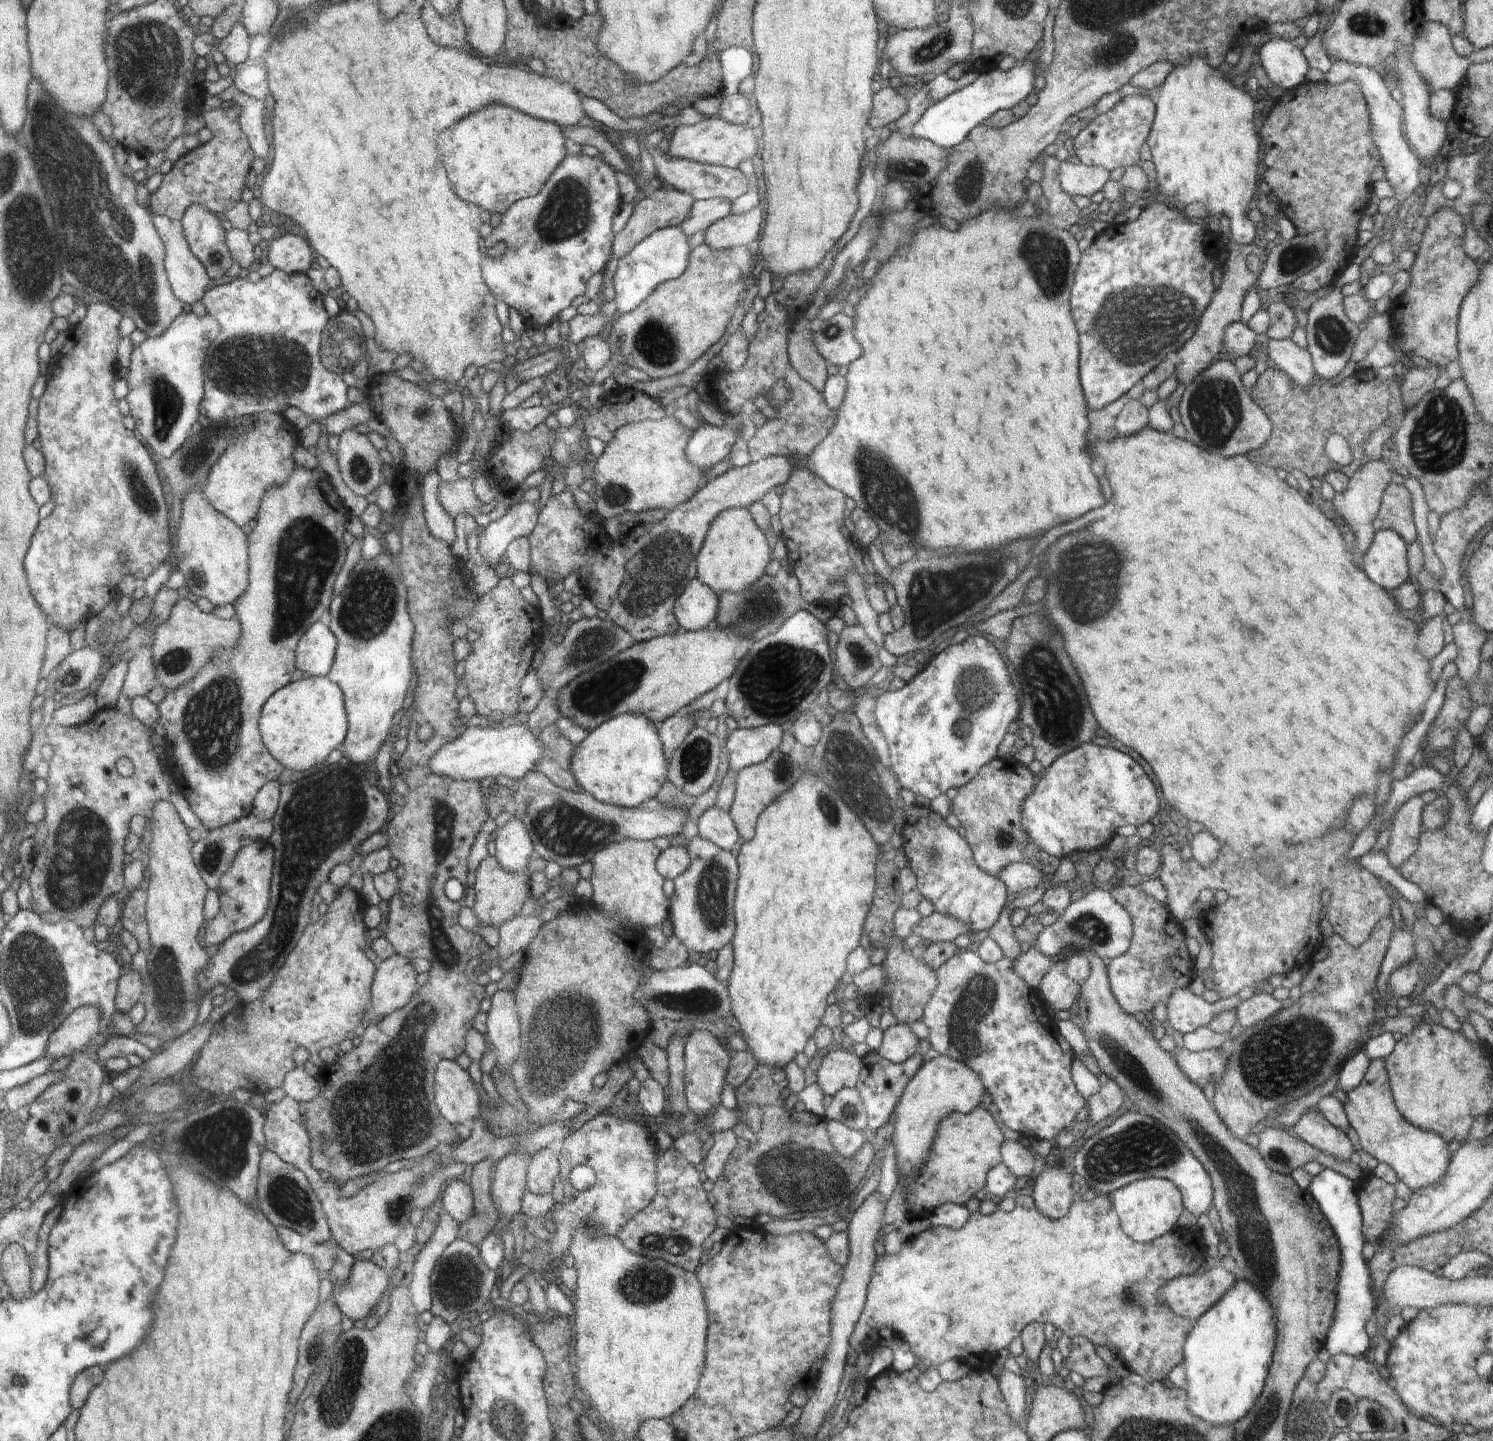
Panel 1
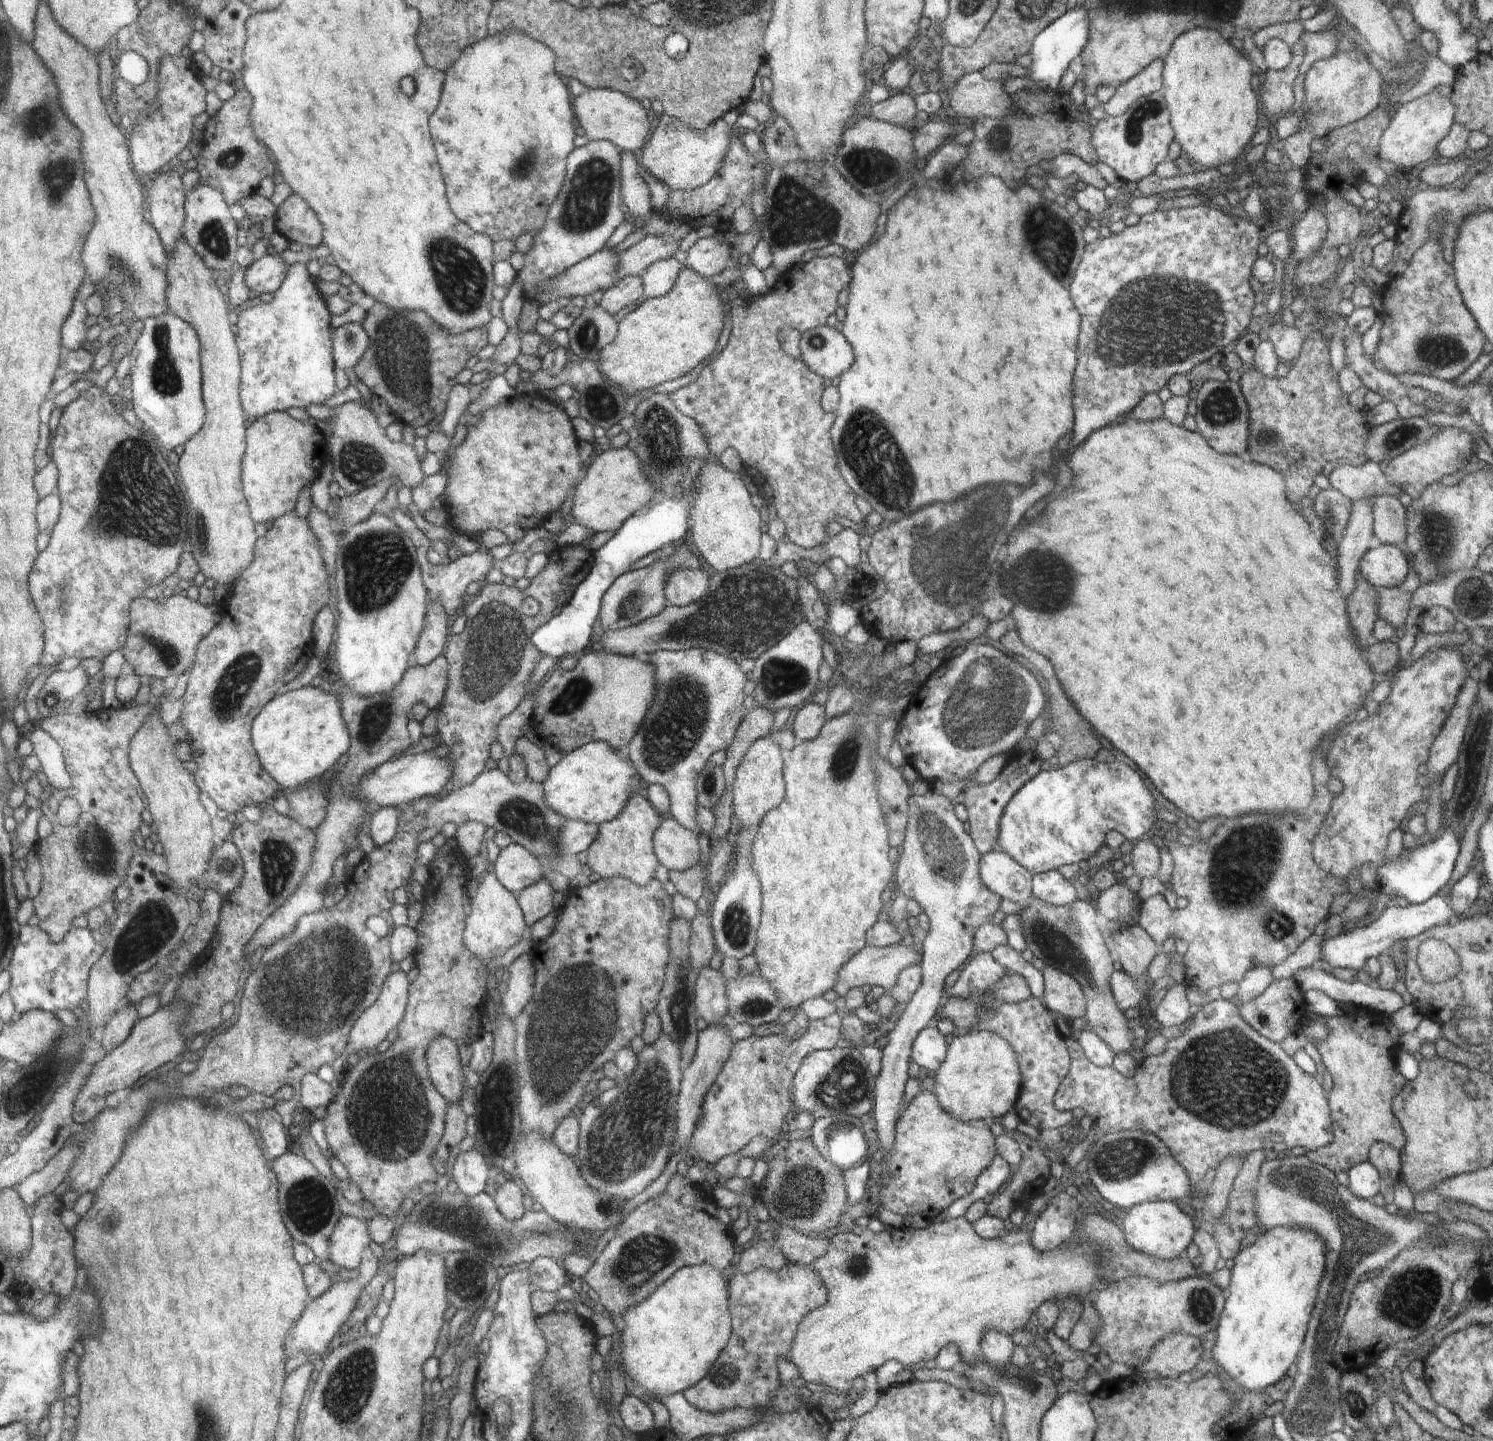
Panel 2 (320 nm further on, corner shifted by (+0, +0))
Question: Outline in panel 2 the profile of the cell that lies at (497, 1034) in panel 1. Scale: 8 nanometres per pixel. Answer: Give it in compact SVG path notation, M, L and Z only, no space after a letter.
M530 955L518 956L506 968L506 990L500 994L502 1012L513 1020L534 998L535 968Z

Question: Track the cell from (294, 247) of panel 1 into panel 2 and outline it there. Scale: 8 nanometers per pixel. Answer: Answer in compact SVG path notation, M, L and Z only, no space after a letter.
M267 253L246 269L244 281L256 294L274 293L283 286L287 270L288 264L280 255L273 256Z

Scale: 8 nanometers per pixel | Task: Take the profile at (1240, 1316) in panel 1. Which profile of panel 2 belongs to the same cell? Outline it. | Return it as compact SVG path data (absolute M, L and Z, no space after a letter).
M1276 1226L1260 1233L1257 1241L1234 1258L1224 1307L1216 1326L1212 1358L1242 1390L1260 1394L1291 1371L1304 1346L1310 1314L1316 1304L1318 1284L1324 1276L1326 1244L1314 1232Z

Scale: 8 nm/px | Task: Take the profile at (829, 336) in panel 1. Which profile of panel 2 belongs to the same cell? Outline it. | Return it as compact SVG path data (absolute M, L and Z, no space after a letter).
M819 325L802 331L800 360L824 379L838 378L855 363L855 350L842 332Z

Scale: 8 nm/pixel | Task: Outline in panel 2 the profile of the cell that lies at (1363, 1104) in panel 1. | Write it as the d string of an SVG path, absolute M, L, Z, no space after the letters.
M1345 1007L1340 1016L1324 1018L1328 1026L1328 1036L1320 1040L1311 1040L1322 1057L1321 1067L1330 1073L1332 1088L1326 1094L1328 1109L1333 1123L1333 1142L1316 1151L1308 1151L1305 1155L1310 1162L1326 1166L1334 1175L1347 1172L1352 1166L1357 1166L1369 1160L1370 1148L1375 1141L1382 1141L1395 1149L1402 1150L1406 1144L1406 1136L1400 1122L1392 1113L1392 1098L1402 1090L1406 1080L1394 1068L1395 1052L1397 1049L1396 1038L1403 1032L1392 1026L1388 1016L1378 1015L1361 1007Z

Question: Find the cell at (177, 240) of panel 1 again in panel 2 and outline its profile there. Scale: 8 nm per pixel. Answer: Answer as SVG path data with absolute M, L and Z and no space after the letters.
M173 171L157 175L150 181L149 187L150 220L171 254L183 238L187 192L180 174Z

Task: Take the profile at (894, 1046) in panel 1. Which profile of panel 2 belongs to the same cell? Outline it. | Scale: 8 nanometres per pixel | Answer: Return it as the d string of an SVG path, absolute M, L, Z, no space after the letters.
M931 1025L920 1030L912 1042L910 1058L919 1067L936 1071L946 1058L949 1039L942 1036L938 1028Z

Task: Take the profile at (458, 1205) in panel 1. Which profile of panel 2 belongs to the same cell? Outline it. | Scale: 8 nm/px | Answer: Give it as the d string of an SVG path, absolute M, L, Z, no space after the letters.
M476 1150L460 1153L452 1164L452 1179L468 1198L484 1191L488 1181L487 1160Z

